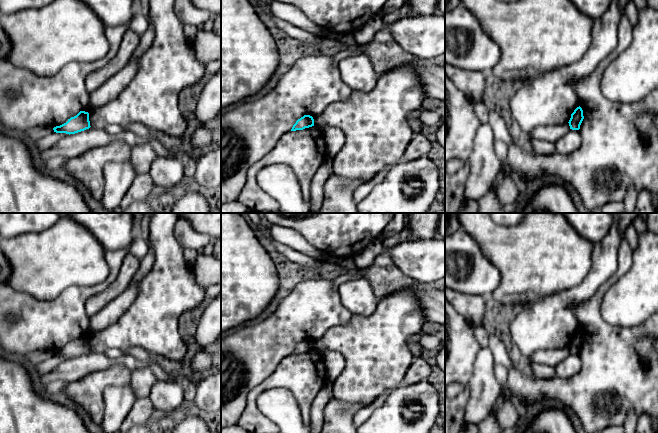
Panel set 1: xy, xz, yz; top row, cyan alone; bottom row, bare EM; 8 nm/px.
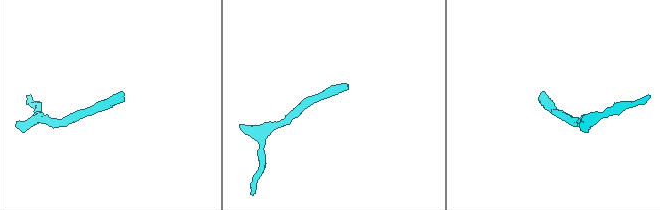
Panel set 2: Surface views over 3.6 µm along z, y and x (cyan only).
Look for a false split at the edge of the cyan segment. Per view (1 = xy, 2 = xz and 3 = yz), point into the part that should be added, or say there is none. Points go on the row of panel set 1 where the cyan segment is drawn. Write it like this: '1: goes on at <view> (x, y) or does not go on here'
1: does not go on here
2: does not go on here
3: does not go on here

